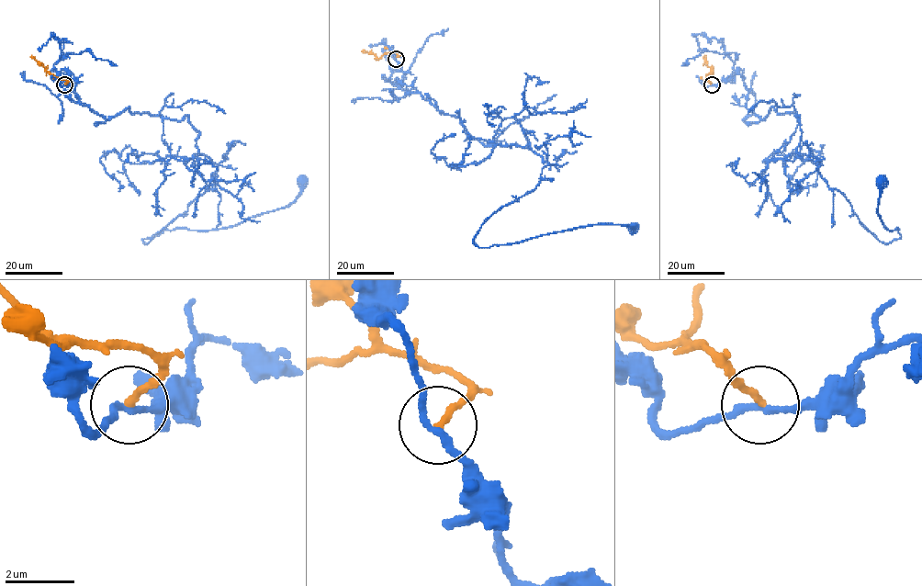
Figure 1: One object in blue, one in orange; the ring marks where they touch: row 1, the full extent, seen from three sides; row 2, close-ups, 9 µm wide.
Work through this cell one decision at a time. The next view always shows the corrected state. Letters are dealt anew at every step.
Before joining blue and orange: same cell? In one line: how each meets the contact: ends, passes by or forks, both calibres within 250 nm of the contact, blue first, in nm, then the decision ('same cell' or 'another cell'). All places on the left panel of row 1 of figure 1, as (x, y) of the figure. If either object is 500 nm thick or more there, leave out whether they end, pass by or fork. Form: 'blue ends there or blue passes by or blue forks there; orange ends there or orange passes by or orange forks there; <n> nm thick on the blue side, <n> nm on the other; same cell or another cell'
blue passes by; orange ends there; 190 nm thick on the blue side, 200 nm on the other; another cell

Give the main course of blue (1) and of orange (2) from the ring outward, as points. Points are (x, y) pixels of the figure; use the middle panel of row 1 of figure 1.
1: (396, 59), (406, 95), (547, 164), (480, 227), (479, 247), (634, 228)
2: (396, 59), (396, 54), (388, 52), (377, 58), (362, 50)

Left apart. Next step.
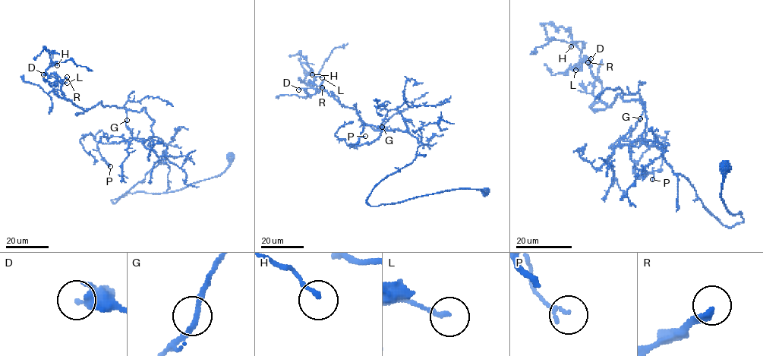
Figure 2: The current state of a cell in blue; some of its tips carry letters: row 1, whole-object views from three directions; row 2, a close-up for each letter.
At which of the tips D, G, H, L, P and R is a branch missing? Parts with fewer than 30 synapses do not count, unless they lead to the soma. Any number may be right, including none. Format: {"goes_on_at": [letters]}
{"goes_on_at": ["R"]}

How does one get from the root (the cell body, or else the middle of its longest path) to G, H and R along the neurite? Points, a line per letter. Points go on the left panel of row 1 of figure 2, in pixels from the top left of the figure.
G: (231, 159), (218, 175), (114, 203), (167, 148), (145, 108), (127, 110), (127, 120)
H: (231, 159), (218, 175), (114, 203), (162, 162), (167, 145), (145, 108), (75, 105), (45, 71), (57, 65)
R: (231, 159), (218, 175), (114, 203), (162, 162), (167, 145), (145, 108), (75, 105), (61, 89), (67, 77)

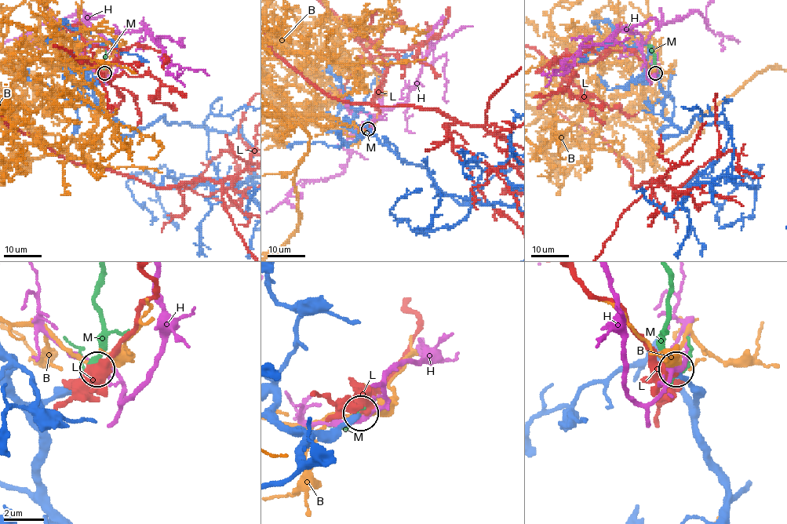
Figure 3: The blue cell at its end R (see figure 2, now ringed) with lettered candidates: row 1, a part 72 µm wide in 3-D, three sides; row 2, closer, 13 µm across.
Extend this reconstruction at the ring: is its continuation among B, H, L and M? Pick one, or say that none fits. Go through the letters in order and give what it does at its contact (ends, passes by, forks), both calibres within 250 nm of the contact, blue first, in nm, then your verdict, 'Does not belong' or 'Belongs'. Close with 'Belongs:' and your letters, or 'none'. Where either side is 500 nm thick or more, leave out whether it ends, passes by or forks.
B: It passes by. Thickness 280 nm (blue) against 240 nm. Does not belong
H: It passes by. Thickness 280 nm (blue) against 260 nm. Does not belong
L: Thickness 280 nm (blue) against 550 nm. Does not belong
M: It passes by. Thickness 320 nm (blue) against 300 nm. Does not belong
Belongs: none

